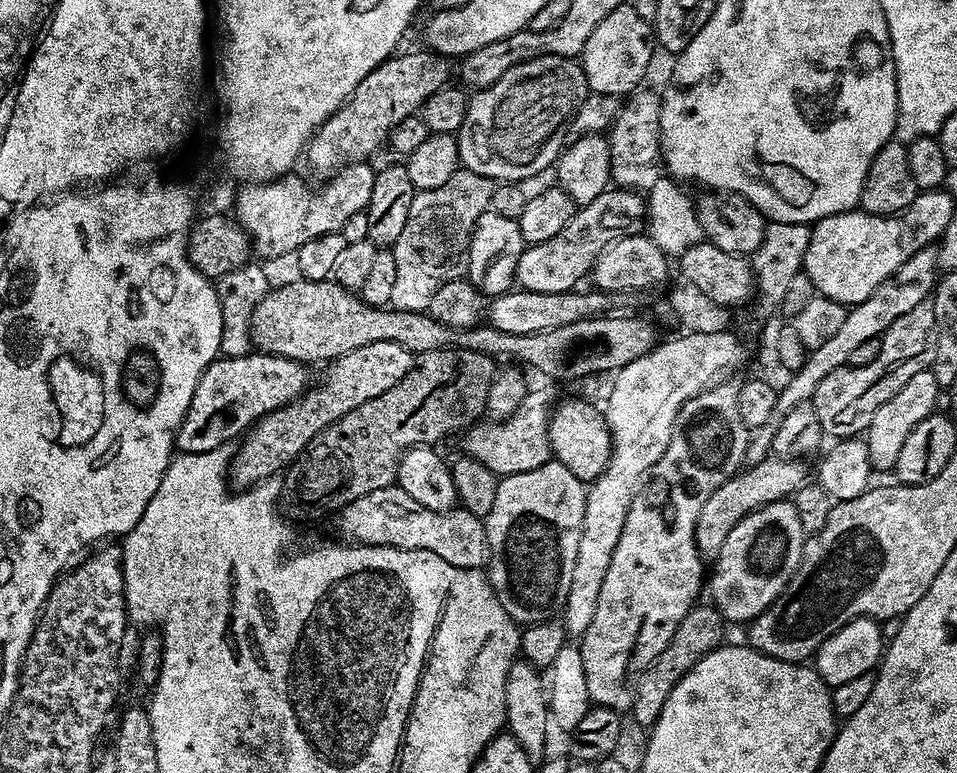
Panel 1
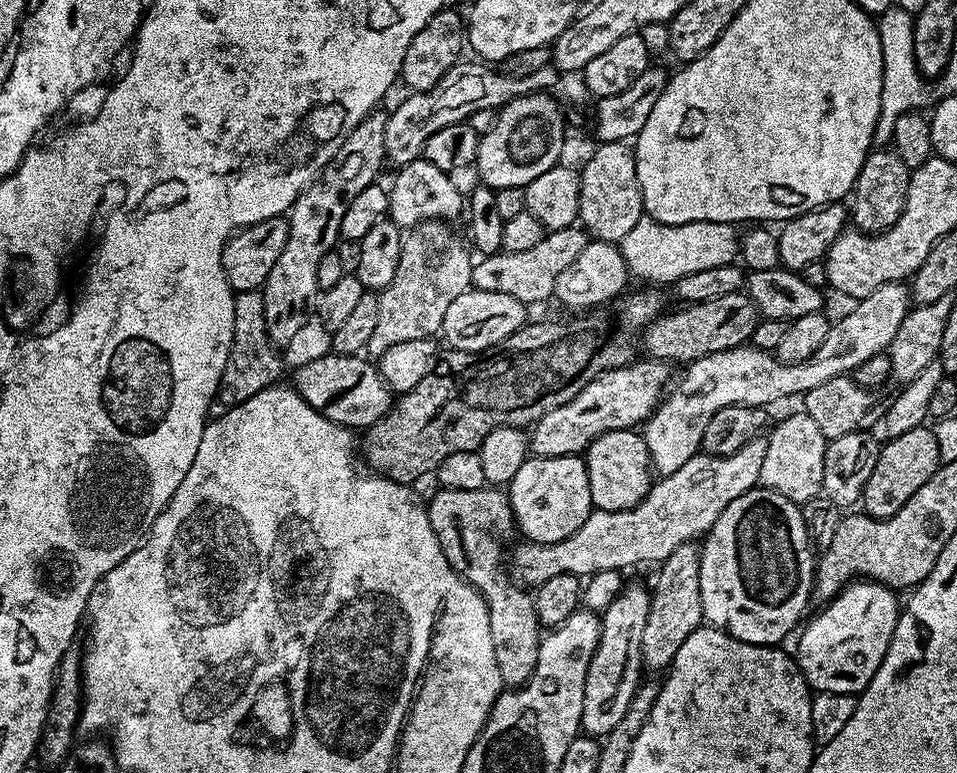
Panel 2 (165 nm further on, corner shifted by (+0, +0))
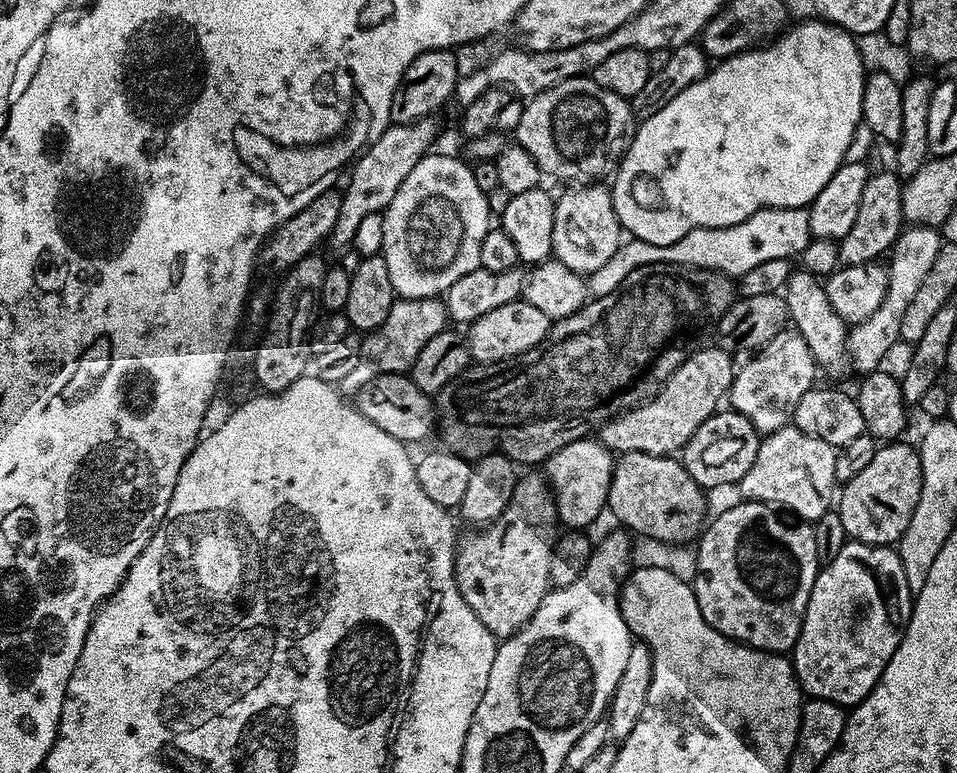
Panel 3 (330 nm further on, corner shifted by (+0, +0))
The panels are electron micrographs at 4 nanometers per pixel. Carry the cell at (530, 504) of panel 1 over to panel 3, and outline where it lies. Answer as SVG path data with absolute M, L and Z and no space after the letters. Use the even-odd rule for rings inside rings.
M581 438L562 446L546 462L546 479L552 489L552 497L556 500L556 515L559 523L568 530L580 530L584 524L592 524L605 511L612 469L614 467L613 453L605 444L596 438Z

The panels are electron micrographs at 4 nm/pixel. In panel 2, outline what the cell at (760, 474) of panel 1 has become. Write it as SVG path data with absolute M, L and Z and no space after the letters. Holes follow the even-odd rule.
M692 542L682 544L658 569L660 573L656 576L656 585L650 588L649 614L642 629L641 662L649 673L663 673L671 668L682 642L705 623L700 589L700 548Z

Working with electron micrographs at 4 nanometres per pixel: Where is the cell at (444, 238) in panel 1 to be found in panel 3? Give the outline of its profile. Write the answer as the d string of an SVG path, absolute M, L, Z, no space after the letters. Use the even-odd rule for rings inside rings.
M397 298L390 306L390 314L386 314L386 322L375 332L369 332L363 337L360 345L360 357L354 365L351 374L346 374L338 386L344 394L355 394L362 386L369 384L374 378L391 372L407 373L418 358L422 346L434 338L434 334L445 331L449 323L448 311L440 298L430 300L405 300ZM349 392L349 393L348 393Z

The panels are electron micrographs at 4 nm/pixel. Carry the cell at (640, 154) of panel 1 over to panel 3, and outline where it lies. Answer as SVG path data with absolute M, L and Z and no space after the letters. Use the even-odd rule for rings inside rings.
M600 182L565 188L568 189L561 196L555 197L552 256L570 266L570 270L591 274L606 266L622 247L622 229L614 212L612 189Z

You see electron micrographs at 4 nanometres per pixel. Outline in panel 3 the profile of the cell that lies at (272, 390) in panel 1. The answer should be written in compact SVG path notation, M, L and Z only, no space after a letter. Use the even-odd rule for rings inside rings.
M402 372L382 374L366 386L362 386L362 390L355 393L354 407L366 418L370 418L374 426L386 430L390 438L398 438L408 446L412 446L415 440L426 439L431 432L433 435L434 425L438 420L433 397L427 392L418 390L411 375Z

